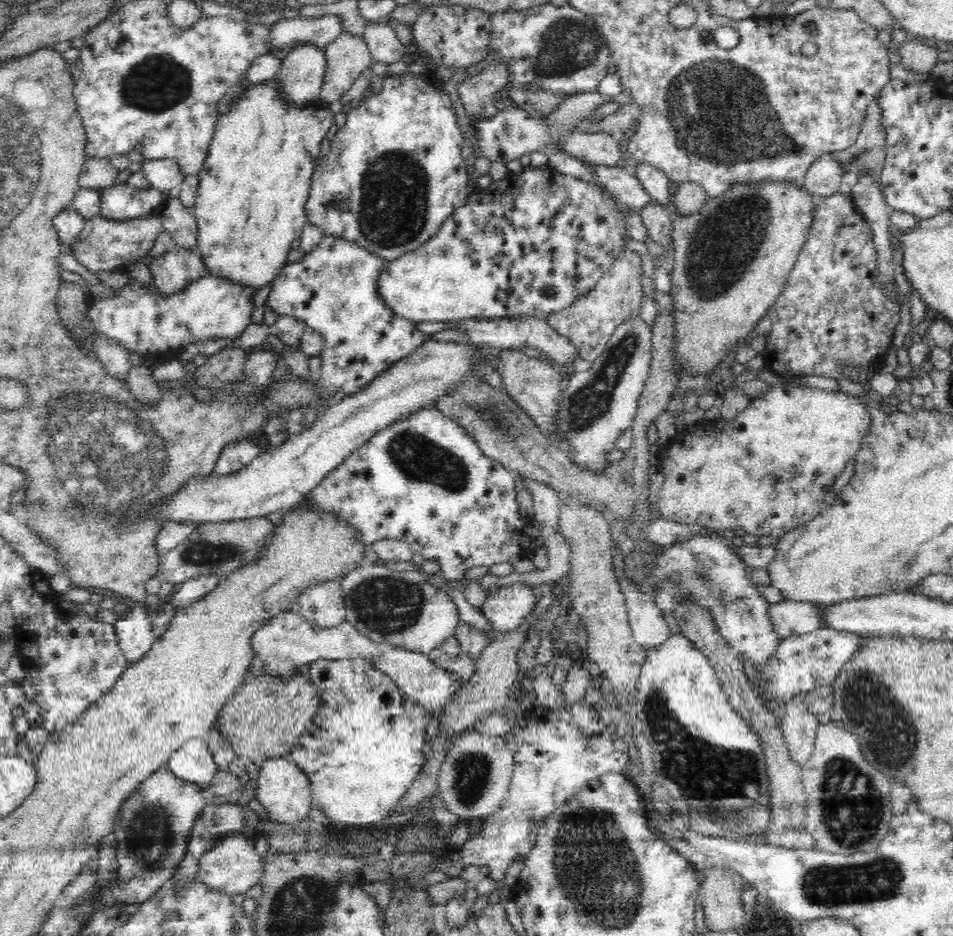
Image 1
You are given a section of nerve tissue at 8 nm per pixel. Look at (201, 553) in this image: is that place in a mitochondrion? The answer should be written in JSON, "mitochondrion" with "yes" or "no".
{"mitochondrion":"yes"}

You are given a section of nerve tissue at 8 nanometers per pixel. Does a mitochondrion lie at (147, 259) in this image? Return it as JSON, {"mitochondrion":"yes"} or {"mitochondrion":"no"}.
{"mitochondrion":"no"}

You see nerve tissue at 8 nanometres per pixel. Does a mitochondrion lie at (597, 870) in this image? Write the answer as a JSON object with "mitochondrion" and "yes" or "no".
{"mitochondrion":"yes"}

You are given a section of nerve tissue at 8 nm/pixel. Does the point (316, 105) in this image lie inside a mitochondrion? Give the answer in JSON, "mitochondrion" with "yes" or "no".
{"mitochondrion":"no"}

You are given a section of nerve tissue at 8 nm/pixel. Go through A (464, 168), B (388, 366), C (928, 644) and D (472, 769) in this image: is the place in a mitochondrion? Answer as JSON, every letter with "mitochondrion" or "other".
{"A":"other","B":"other","C":"other","D":"mitochondrion"}

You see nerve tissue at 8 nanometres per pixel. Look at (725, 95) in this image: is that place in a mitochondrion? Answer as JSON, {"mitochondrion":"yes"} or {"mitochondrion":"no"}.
{"mitochondrion":"yes"}

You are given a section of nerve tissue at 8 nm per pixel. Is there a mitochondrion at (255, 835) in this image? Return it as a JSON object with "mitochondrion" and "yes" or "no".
{"mitochondrion":"no"}

